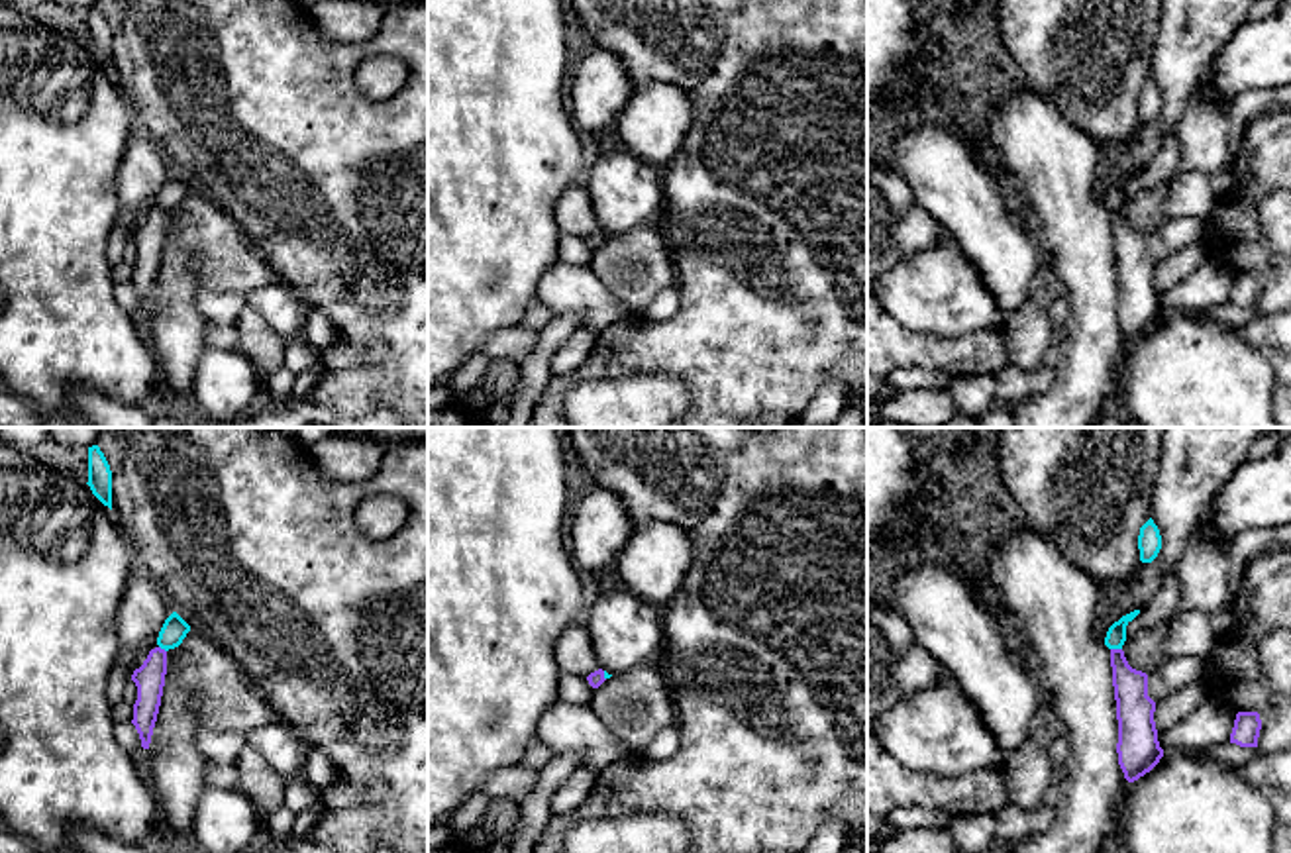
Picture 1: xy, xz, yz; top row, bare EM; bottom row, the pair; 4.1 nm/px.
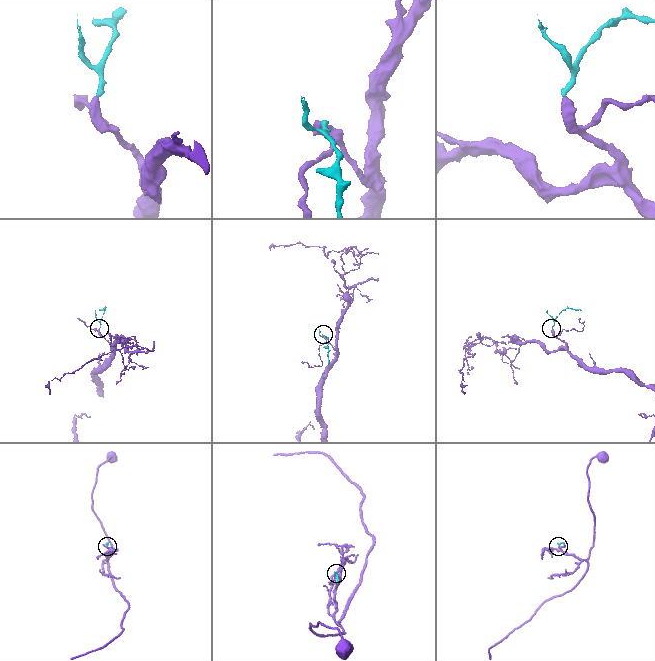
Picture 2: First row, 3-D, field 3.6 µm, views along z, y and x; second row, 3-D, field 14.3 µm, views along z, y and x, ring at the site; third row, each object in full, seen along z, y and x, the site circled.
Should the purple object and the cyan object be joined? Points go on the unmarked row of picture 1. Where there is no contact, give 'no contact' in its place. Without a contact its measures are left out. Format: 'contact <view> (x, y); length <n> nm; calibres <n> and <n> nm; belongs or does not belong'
contact yz (1117, 210); length 50 nm; calibres 150 and 80 nm; belongs

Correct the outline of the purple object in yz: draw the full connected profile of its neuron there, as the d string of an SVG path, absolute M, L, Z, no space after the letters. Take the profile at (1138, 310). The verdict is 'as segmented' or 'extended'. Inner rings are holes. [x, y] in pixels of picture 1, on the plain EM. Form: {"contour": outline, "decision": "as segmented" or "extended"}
{"contour": "M1140 171L1122 176L1109 188L1105 198L1105 206L1110 210L1112 247L1116 261L1116 314L1118 326L1128 343L1134 343L1150 333L1163 318L1154 282L1156 263L1148 257L1148 235L1132 229L1122 212L1126 202L1126 186L1138 175Z", "decision": "extended"}

